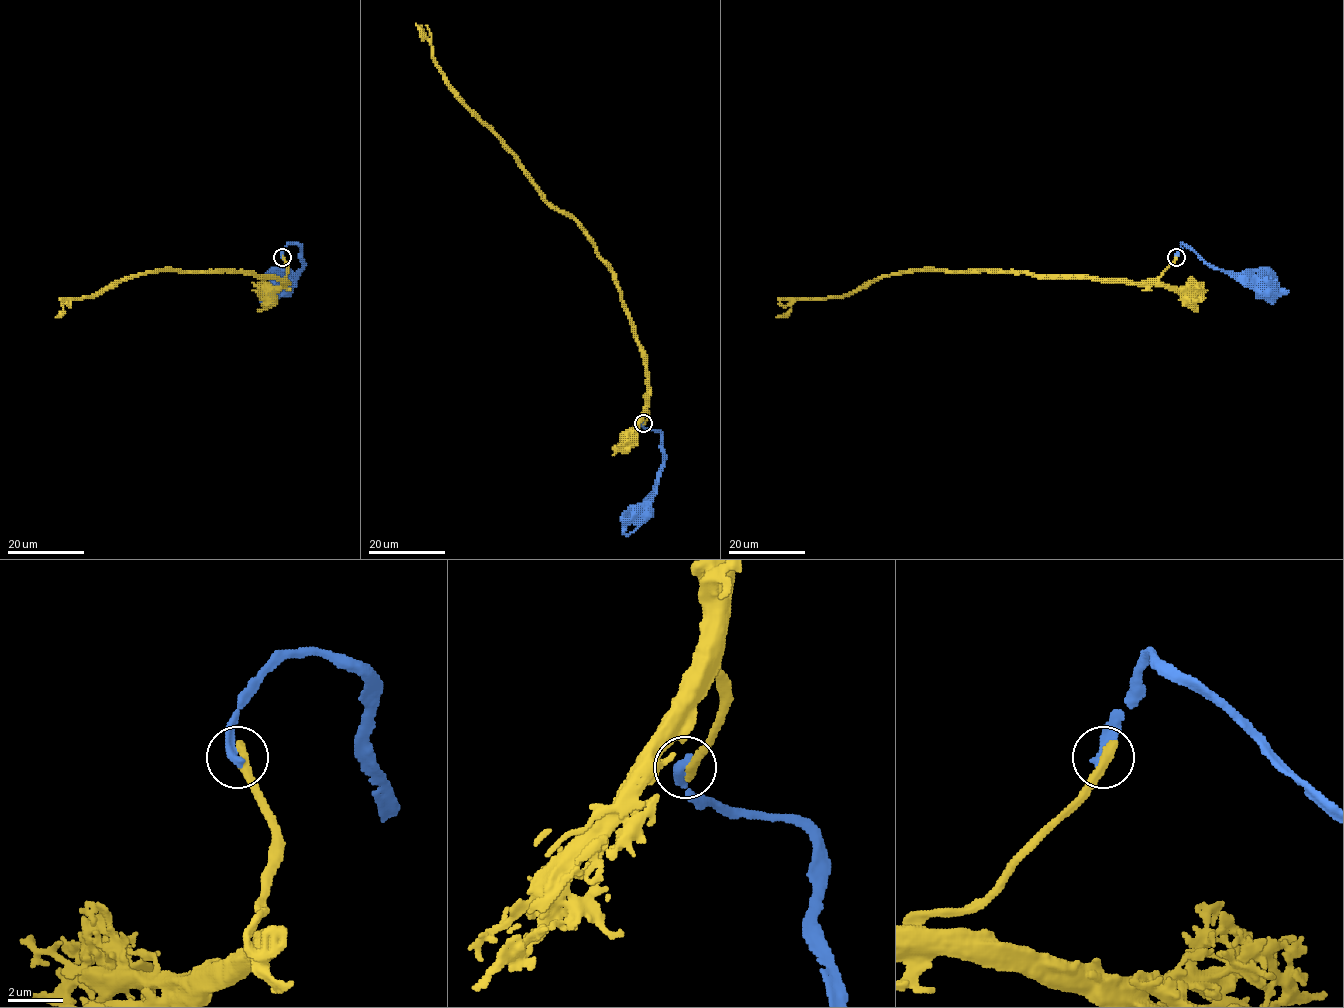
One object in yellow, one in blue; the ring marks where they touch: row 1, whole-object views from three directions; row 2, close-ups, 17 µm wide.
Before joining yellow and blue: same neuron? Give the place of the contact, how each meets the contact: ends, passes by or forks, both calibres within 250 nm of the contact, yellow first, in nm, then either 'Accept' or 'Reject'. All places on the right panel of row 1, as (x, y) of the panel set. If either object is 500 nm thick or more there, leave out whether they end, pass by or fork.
Place: (1176, 257). At the ring yellow ends. At the ring blue ends. Thickness 420 nm (yellow) against 400 nm. Accept

